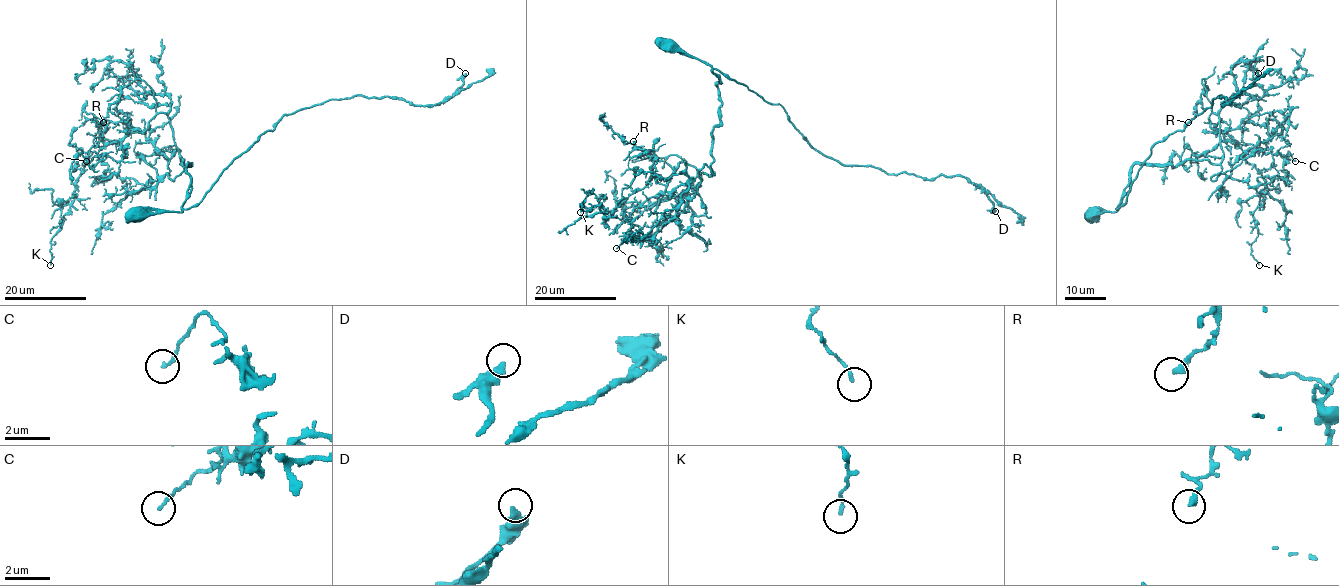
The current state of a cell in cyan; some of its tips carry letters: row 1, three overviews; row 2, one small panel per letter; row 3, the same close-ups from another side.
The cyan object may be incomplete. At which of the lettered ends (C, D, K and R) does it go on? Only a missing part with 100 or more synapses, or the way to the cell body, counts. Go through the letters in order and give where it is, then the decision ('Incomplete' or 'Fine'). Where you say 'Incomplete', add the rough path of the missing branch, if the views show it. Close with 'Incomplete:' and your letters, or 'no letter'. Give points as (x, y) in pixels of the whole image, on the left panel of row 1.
C: Place: (86, 161). Fine
D: Place: (465, 73). Fine
K: Place: (50, 265). Fine
R: Place: (103, 122). Fine
Incomplete: no letter

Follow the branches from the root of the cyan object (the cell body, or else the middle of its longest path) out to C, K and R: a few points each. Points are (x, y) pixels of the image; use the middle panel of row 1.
C: (668, 46), (705, 61), (720, 82), (714, 174), (704, 163), (659, 231), (629, 236), (616, 248)
K: (668, 46), (705, 61), (720, 82), (712, 174), (680, 162), (605, 219), (598, 206), (580, 204), (580, 212)
R: (668, 46), (705, 61), (720, 82), (712, 174), (700, 173), (676, 155), (652, 159), (633, 141)

